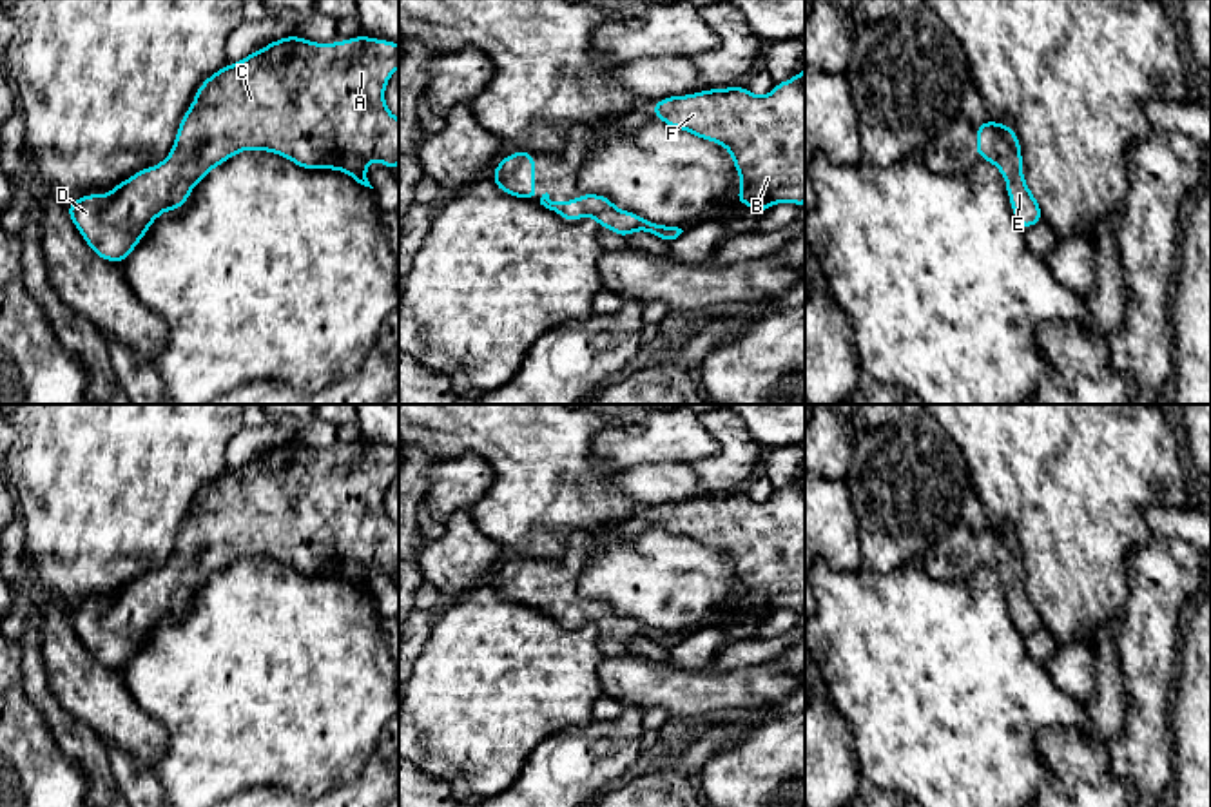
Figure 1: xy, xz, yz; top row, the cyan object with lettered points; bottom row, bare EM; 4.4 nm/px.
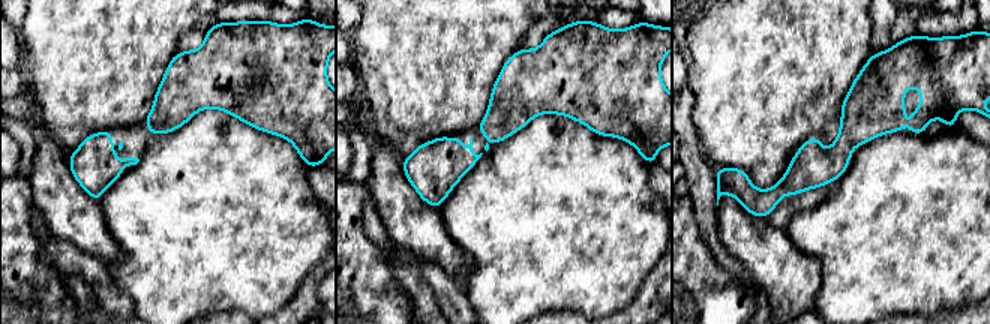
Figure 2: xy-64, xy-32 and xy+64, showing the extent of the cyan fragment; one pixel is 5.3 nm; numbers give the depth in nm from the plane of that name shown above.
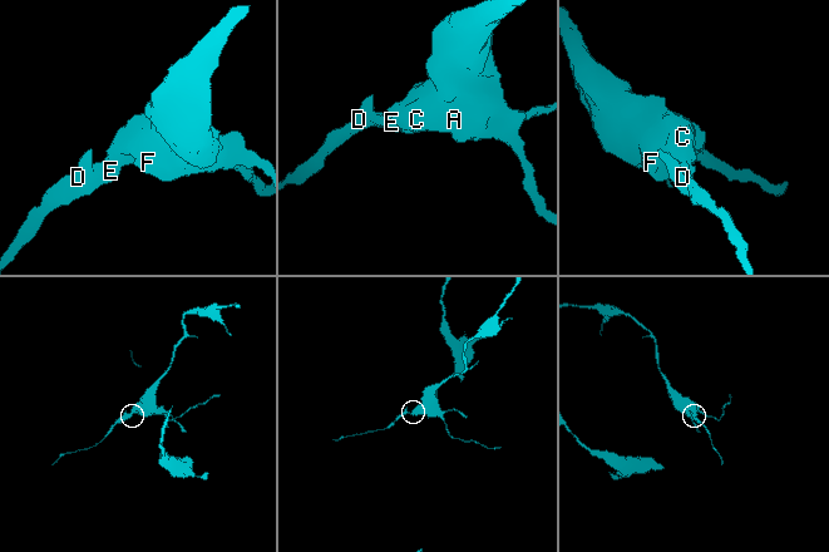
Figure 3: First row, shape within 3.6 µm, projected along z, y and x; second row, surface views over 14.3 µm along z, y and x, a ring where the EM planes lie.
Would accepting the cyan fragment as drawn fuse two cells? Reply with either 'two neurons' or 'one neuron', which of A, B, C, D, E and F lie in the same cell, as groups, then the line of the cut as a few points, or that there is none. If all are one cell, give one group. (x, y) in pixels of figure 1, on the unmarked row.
one neuron; A B C D E F; no cut

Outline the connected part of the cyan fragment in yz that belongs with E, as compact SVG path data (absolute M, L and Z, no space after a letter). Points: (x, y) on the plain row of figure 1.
M993 526L974 535L977 542L975 560L993 569L1006 584L1006 598L1022 637L1042 626L1042 617L1030 598L1022 579L1022 560L1017 540L1010 530L997 531Z

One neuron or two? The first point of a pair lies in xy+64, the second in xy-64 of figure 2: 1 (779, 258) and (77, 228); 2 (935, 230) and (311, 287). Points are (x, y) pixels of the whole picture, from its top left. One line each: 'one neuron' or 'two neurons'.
1: one neuron
2: two neurons

